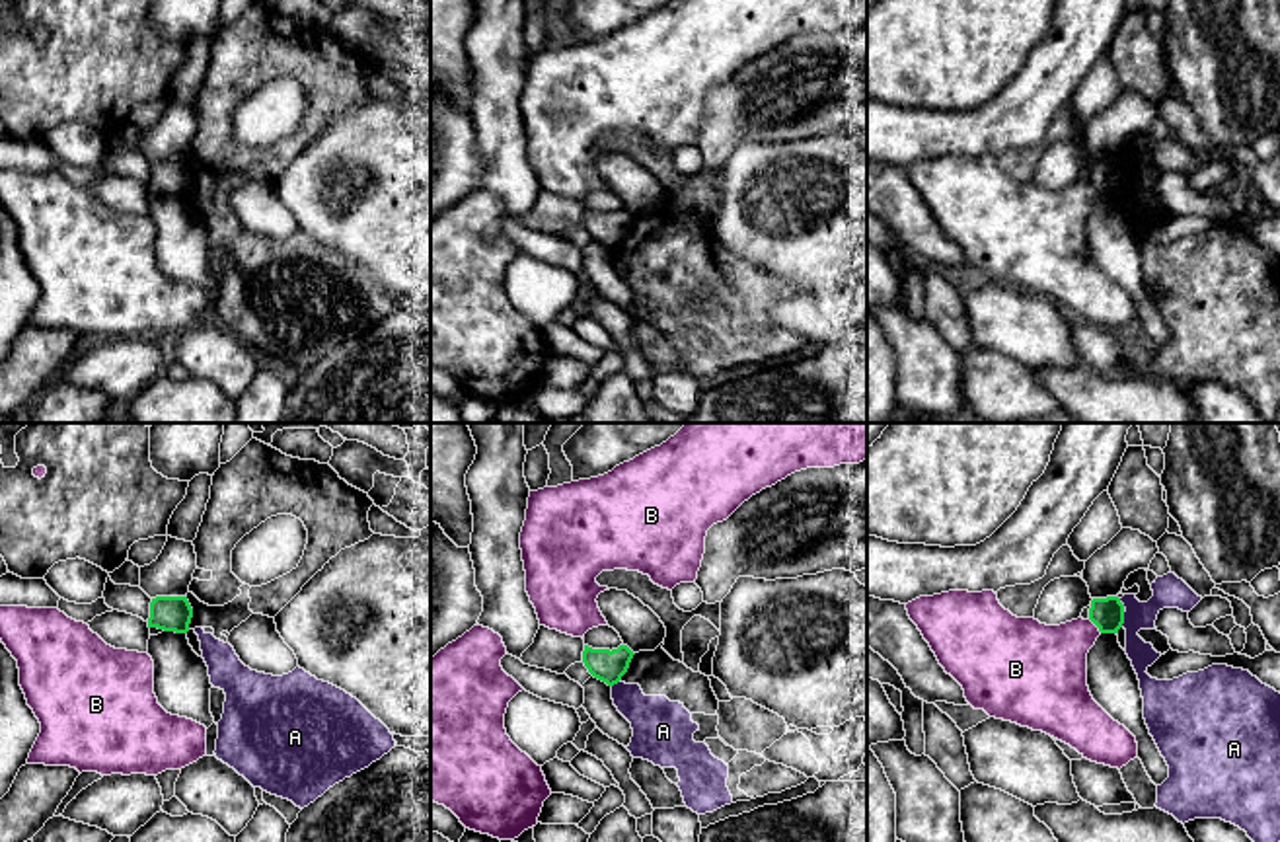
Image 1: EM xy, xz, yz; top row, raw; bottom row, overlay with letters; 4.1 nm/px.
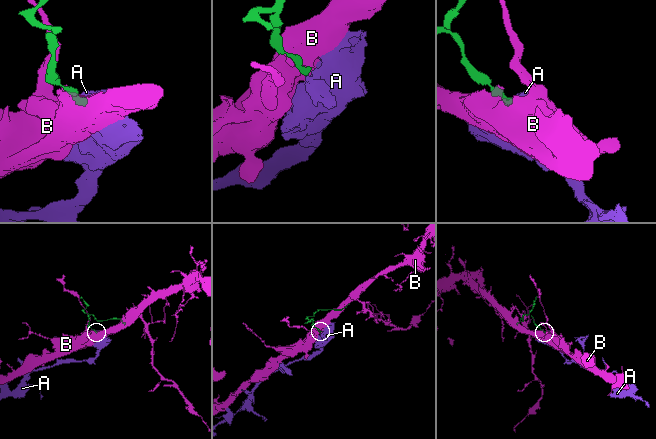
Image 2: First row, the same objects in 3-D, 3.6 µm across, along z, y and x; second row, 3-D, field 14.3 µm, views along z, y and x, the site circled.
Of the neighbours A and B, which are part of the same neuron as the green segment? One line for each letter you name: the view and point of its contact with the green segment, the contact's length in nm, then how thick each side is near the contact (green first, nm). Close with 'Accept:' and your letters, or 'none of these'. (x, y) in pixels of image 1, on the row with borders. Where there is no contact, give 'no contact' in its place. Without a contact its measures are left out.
Accept: none of these

